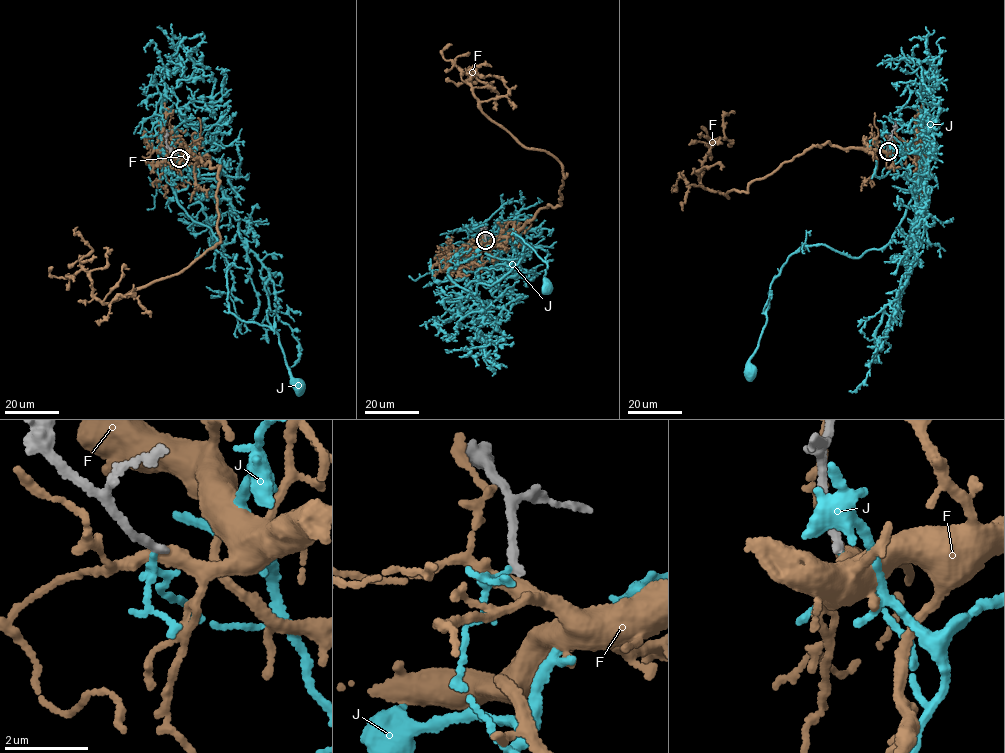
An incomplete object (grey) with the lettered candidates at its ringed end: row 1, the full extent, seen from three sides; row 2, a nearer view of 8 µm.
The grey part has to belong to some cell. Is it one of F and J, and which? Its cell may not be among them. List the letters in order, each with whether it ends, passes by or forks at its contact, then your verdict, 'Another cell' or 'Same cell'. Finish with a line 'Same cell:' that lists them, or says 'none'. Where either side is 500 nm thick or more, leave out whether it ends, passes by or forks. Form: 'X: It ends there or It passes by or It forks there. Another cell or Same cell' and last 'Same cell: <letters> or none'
F: It passes by. Another cell
J: It passes by. Another cell
Same cell: none

